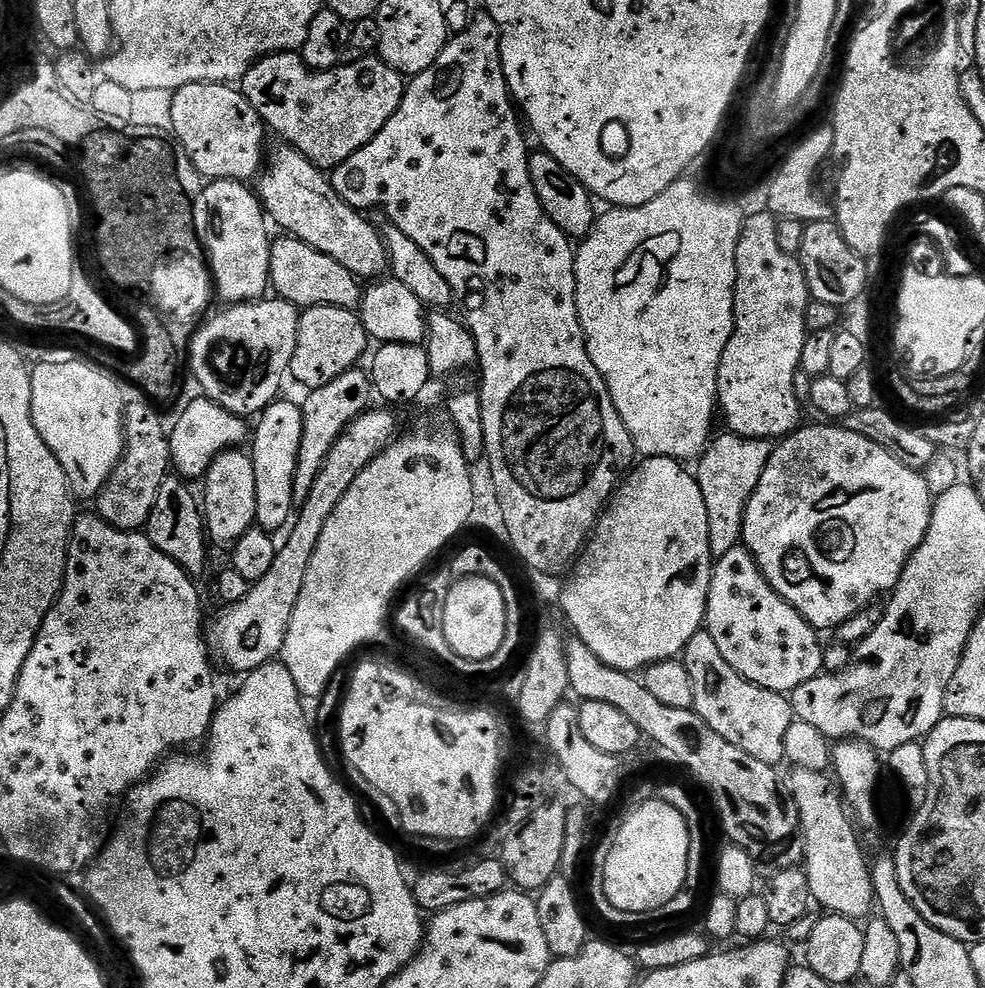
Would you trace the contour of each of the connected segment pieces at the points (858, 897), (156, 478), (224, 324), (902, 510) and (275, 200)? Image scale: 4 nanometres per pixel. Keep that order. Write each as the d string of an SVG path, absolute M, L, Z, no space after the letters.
M800 768L792 774L792 781L789 784L787 781L786 788L798 806L800 831L804 838L802 864L808 873L813 901L817 905L820 903L819 907L825 913L859 921L860 916L867 917L867 912L874 908L872 873L869 861L864 861L849 809L831 775Z
M129 403L124 409L124 457L110 474L108 483L94 497L95 515L110 526L127 532L141 531L154 509L155 498L165 479L170 476L172 455L168 445L166 424L160 421L157 409L151 403Z
M265 298L250 300L246 304L233 304L223 310L225 312L217 316L209 315L196 329L186 356L192 359L192 376L207 399L222 406L230 414L252 418L269 408L273 400L281 395L280 387L284 384L284 376L286 380L289 375L294 358L301 309L294 307L288 300Z
M828 422L816 423L820 424L812 424L809 428L807 426L797 428L791 436L783 437L773 447L768 464L765 466L764 473L761 474L761 480L744 508L742 544L752 553L752 557L756 559L756 565L760 568L760 573L768 579L774 591L787 604L794 606L794 610L798 610L798 614L802 614L806 622L810 622L817 630L823 630L823 628L835 630L842 622L854 618L854 614L869 607L875 601L872 600L875 596L882 595L883 597L895 588L900 581L900 575L906 562L914 554L914 550L918 550L926 534L934 497L927 486L927 478L923 471L898 462L894 454L882 450L882 446L870 442L870 438L862 438L862 434L854 434L851 427L833 426Z
M277 143L277 148L268 156L268 169L260 180L258 195L260 203L271 223L287 234L314 246L322 254L342 262L364 282L372 282L389 271L388 251L374 223L364 220L363 211L351 208L337 194L331 179L291 144Z

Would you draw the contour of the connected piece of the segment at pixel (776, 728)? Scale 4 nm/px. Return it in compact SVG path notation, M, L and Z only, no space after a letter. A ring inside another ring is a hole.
M706 628L700 629L690 638L682 659L694 686L693 711L726 742L733 743L760 762L779 765L778 762L785 759L784 738L795 721L791 701L781 692L766 690L742 678L723 658Z

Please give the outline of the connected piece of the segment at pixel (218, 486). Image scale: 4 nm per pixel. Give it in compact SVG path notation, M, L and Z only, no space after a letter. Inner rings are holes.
M233 450L223 452L210 466L207 476L203 477L204 500L202 496L203 524L211 547L232 550L244 534L250 531L256 522L256 495L254 494L254 466L252 457L247 451Z

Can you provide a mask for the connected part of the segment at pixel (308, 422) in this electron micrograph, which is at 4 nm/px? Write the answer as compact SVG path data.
M359 367L352 368L346 374L334 378L321 388L311 389L302 400L302 450L298 450L298 470L294 470L294 498L297 505L306 502L306 494L310 494L310 486L314 486L314 478L318 478L318 470L322 470L322 462L330 450L334 450L334 442L363 412L368 411L374 400L372 379L367 371Z

